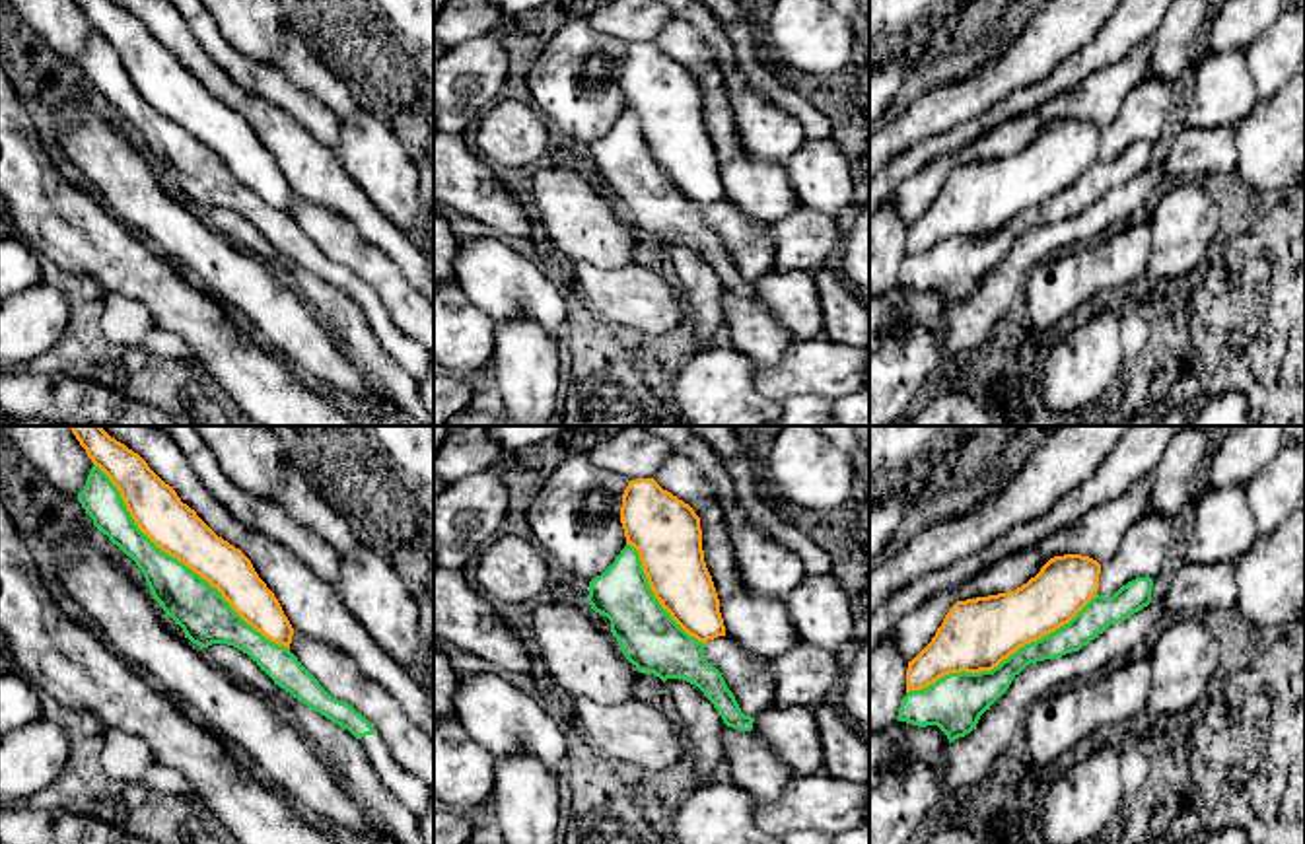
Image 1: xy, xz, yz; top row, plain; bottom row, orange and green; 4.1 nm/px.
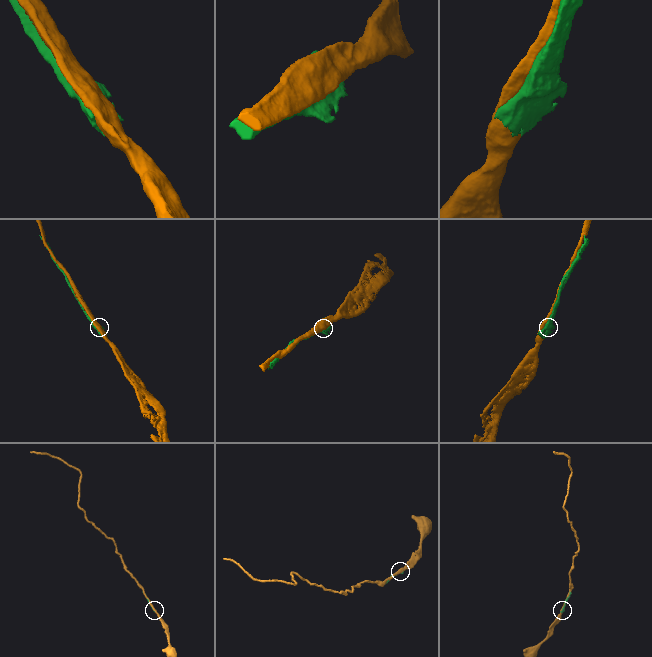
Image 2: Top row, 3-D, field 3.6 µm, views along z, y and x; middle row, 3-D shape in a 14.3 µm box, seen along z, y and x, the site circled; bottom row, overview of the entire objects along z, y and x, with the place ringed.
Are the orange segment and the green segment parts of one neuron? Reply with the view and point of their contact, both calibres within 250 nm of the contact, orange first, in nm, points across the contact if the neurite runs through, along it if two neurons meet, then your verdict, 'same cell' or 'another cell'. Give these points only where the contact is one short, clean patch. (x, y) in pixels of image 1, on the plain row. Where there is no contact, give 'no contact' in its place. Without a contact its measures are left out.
contact xy (183, 127); calibres 220 and 220 nm; another cell

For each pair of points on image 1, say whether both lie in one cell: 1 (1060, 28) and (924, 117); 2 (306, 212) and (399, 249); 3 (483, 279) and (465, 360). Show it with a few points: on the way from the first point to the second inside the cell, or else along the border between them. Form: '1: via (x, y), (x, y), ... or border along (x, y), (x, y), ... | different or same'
1: via (1027, 57), (990, 84), (957, 100) | same
2: border along (321, 207), (339, 212), (393, 263) | different
3: border along (458, 281), (465, 296), (494, 323) | different

